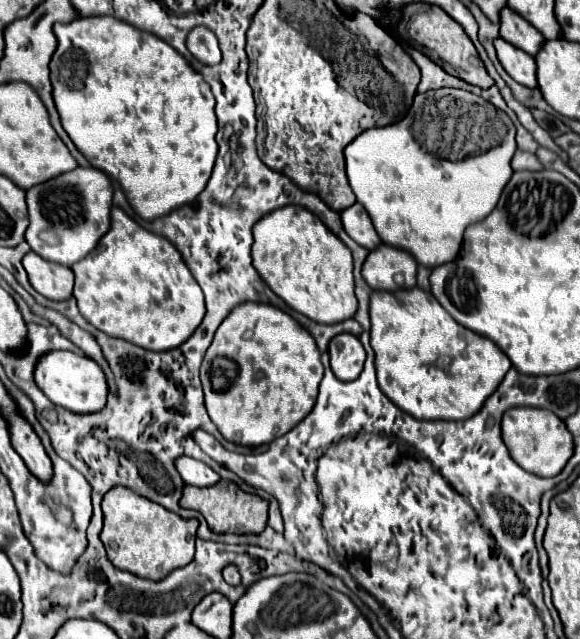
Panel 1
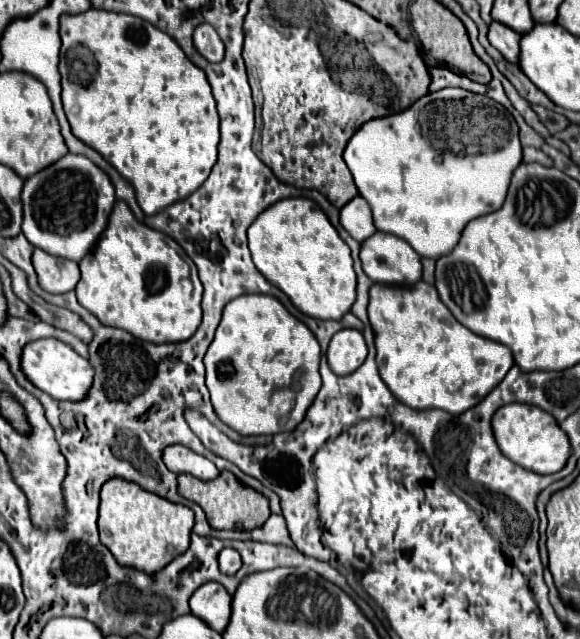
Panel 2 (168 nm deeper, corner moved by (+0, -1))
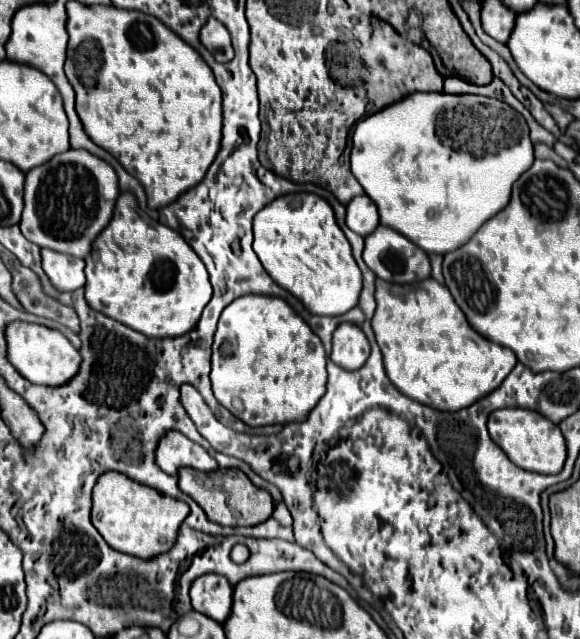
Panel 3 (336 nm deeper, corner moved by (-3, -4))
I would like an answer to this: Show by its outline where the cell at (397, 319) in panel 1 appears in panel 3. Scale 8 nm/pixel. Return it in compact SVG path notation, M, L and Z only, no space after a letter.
M431 277L411 285L395 285L377 279L375 299L377 309L371 319L371 325L383 353L387 377L405 397L415 399L421 405L439 411L465 409L489 395L493 389L497 389L503 383L503 379L511 373L511 369L517 365L517 357L511 349L491 343L485 337L481 337L475 329L471 329L463 311L455 305L449 289L445 285L439 285Z

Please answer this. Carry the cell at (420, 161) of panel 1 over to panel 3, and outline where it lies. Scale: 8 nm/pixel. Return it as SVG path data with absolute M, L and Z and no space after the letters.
M411 93L403 101L389 105L387 109L381 109L379 113L363 119L357 123L353 133L353 149L351 149L351 173L357 177L365 193L373 199L379 211L381 225L387 225L401 235L405 235L409 241L413 241L417 247L421 247L425 253L437 253L445 255L461 245L465 245L471 235L495 213L499 213L511 197L511 187L517 181L517 177L527 171L533 165L533 145L529 141L529 129L525 119L511 109L507 103L491 97L479 97L479 95L449 95L449 93Z

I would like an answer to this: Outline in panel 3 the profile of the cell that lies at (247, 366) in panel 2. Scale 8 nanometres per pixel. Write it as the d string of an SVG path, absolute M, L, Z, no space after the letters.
M243 295L227 305L219 317L211 355L213 393L249 427L299 423L325 395L325 361L321 339L283 299Z

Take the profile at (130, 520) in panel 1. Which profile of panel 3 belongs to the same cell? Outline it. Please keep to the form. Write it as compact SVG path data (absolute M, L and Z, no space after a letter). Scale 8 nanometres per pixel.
M103 473L93 489L93 511L91 521L95 529L103 535L111 549L139 557L153 559L167 553L181 529L181 523L189 515L189 505L185 501L167 497L147 485L129 479L123 473Z

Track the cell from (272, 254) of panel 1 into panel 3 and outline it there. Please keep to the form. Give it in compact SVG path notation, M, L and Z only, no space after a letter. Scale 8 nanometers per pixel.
M291 193L263 207L253 219L253 251L265 271L313 315L337 317L359 303L361 269L339 229L333 209L315 193Z

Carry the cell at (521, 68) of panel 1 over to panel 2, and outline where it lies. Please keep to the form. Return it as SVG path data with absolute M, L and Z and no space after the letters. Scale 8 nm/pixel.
M492 22L492 24L488 26L488 40L490 40L490 44L492 44L496 50L502 52L502 56L504 56L508 62L516 64L516 56L518 56L518 52L520 52L520 48L518 48L520 34L516 34L512 28L508 28L508 26L500 24L500 22Z

